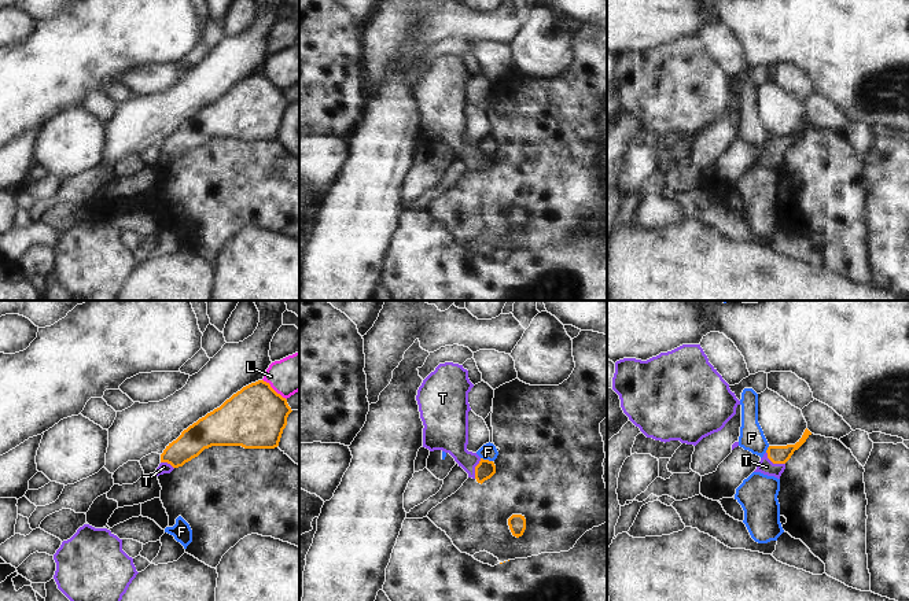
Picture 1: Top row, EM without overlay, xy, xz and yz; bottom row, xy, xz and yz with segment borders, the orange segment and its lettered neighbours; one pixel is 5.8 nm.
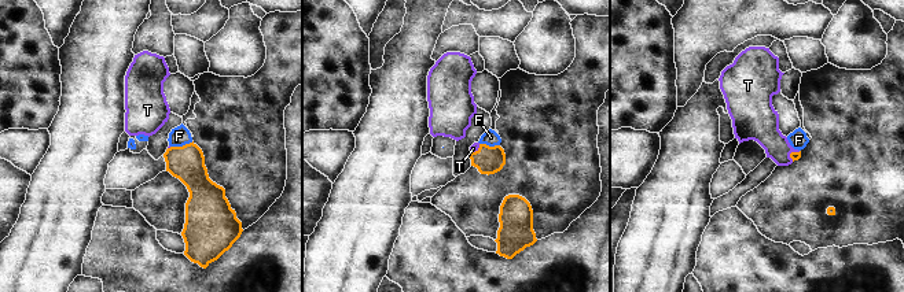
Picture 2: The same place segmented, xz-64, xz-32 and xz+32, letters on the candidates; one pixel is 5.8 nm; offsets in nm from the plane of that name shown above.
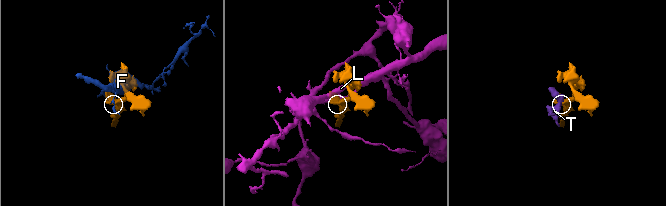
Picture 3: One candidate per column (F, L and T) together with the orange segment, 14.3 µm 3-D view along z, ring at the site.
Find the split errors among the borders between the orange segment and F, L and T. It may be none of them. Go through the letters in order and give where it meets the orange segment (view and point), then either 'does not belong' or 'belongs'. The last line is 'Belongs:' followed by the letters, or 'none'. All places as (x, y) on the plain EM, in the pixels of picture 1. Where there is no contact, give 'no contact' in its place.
F: meets orange in xz at (486, 152); does not belong
L: meets orange in xy at (273, 83); does not belong
T: meets orange in yz at (773, 155); belongs
Belongs: T

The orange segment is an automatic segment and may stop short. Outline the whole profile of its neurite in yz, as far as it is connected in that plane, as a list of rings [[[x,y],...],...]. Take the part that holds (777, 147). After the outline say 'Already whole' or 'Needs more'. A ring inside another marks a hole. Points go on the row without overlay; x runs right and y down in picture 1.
[[[806,121],[802,130],[795,137],[769,139],[754,165],[761,165],[763,167],[780,172],[781,166],[785,162],[785,155],[791,151],[794,144],[806,134],[810,128],[812,125]]]. Needs more

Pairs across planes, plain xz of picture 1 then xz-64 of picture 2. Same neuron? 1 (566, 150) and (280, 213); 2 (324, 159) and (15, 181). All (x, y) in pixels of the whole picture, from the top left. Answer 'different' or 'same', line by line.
1: different
2: different

